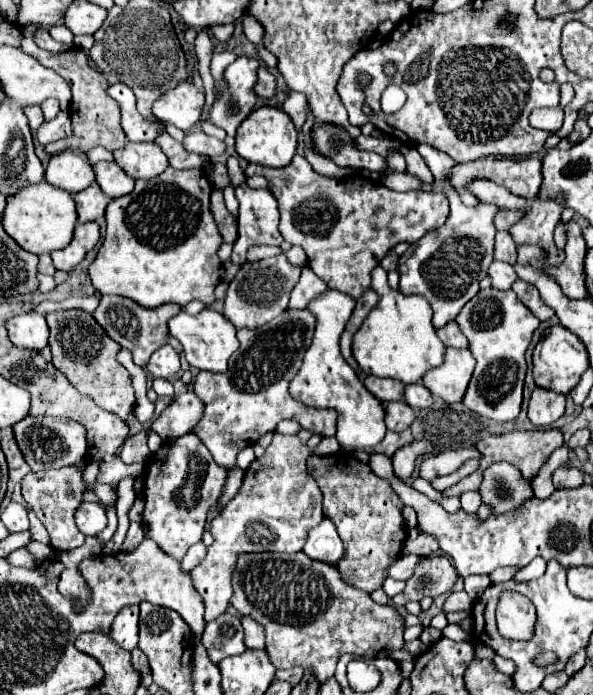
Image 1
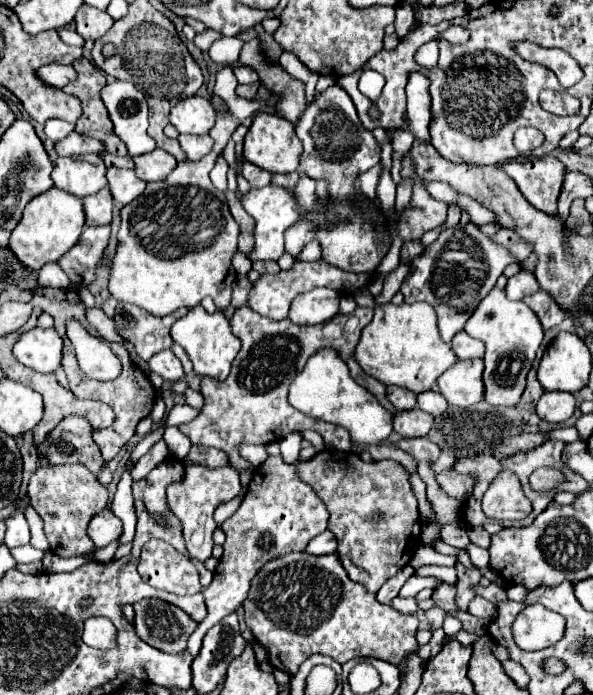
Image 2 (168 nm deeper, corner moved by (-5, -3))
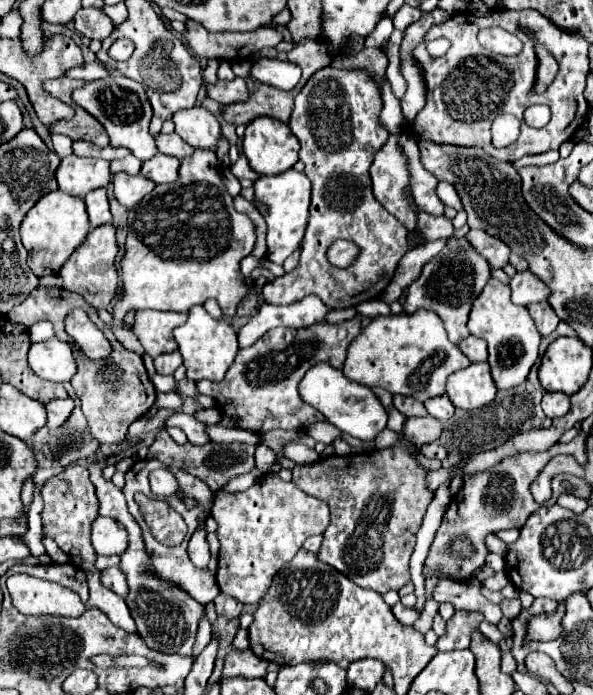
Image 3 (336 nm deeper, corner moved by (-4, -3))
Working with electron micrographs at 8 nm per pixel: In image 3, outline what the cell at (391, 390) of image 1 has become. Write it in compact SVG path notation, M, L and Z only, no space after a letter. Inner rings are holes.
M393 396L393 406L395 406L401 414L405 414L407 418L411 418L411 416L427 416L425 406L423 406L419 400L415 400L415 398Z

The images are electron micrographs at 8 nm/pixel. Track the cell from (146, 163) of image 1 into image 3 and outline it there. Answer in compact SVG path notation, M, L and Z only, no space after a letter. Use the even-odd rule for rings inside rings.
M155 154L153 158L143 162L141 174L149 180L153 180L155 184L167 184L167 182L175 182L179 176L179 158L173 156L165 156L165 154Z

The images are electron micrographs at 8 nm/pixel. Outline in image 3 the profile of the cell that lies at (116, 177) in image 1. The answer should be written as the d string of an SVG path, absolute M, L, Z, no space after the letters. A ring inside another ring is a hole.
M123 172L113 176L113 184L115 184L115 198L125 208L133 208L137 202L143 200L143 196L147 196L155 188L155 184L141 174L139 176L127 176Z

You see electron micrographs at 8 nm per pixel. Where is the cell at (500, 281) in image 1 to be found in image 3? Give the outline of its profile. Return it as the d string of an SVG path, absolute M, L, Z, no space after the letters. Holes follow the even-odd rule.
M531 270L517 272L511 278L511 300L519 306L545 302L549 296L551 296L549 286L541 278L537 278Z

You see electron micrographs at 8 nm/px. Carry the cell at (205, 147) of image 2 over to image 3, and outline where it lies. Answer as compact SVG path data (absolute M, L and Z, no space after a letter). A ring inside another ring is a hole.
M157 134L155 136L155 142L157 142L157 150L161 154L167 154L167 156L175 156L175 158L187 158L191 156L193 148L183 142L183 138L179 134Z

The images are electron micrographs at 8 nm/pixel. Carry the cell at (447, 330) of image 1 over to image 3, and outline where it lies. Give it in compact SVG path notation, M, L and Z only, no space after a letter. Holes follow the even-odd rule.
M469 336L459 344L461 352L471 360L471 362L485 362L487 360L487 344L481 338Z

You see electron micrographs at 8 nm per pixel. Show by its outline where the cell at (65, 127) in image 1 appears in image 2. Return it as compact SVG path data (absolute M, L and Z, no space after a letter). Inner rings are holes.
M72 132L70 136L58 140L54 144L54 148L56 148L58 156L78 156L78 154L88 154L88 152L102 154L102 142L88 138L88 136L82 136L78 132Z

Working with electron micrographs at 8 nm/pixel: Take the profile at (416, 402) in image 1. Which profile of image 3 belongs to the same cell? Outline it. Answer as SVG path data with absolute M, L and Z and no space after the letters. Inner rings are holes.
M439 396L439 398L435 398L435 400L427 400L425 408L427 408L427 412L429 412L433 418L443 420L443 422L449 420L449 418L455 414L455 406L451 404L451 400L449 400L447 396Z

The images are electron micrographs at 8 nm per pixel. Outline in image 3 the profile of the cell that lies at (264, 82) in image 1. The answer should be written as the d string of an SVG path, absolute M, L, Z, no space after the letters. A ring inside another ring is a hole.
M241 78L217 80L215 84L207 84L207 96L219 104L233 104L247 100L247 86Z

